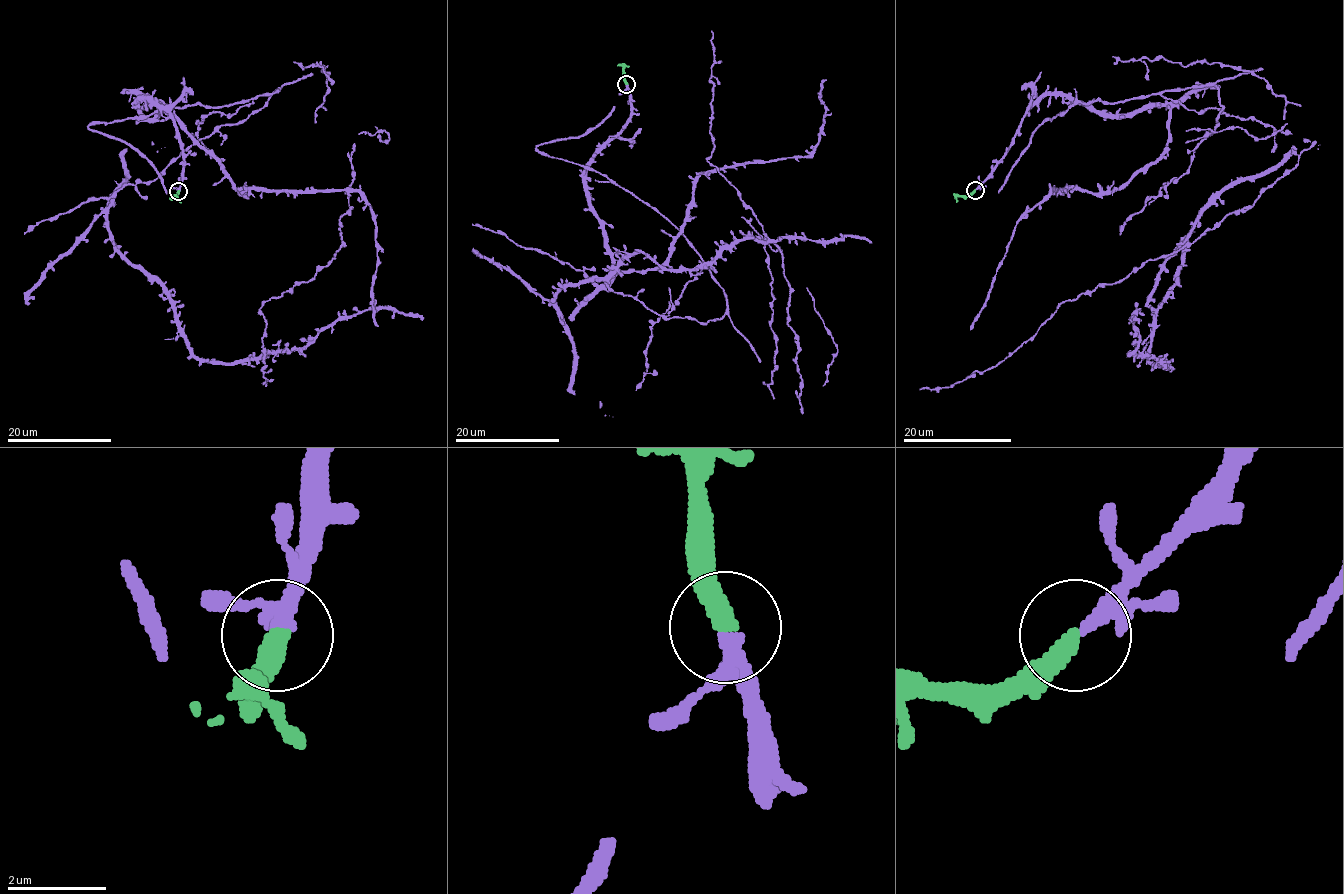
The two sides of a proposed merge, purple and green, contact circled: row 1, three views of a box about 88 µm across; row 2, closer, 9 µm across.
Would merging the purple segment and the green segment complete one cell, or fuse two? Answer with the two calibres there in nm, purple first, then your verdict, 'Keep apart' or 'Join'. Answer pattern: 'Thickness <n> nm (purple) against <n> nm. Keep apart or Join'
Thickness 240 nm (purple) against 400 nm. Join

